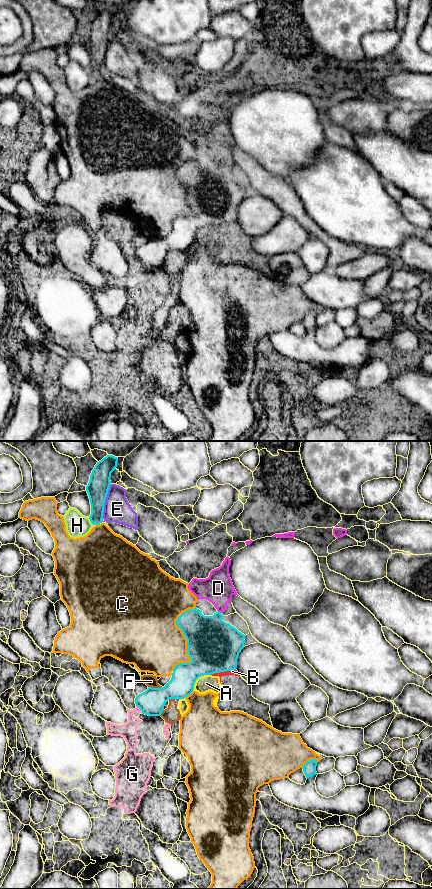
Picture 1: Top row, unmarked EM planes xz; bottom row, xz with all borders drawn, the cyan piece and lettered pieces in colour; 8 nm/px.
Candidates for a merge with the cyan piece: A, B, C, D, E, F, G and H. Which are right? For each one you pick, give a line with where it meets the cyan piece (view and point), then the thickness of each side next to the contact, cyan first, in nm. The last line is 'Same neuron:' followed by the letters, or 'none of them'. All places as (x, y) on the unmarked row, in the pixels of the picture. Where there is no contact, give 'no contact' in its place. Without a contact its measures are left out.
Same neuron: none of them

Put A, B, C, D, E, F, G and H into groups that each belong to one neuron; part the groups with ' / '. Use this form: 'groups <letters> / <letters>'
groups A B F / C / D E H / G

